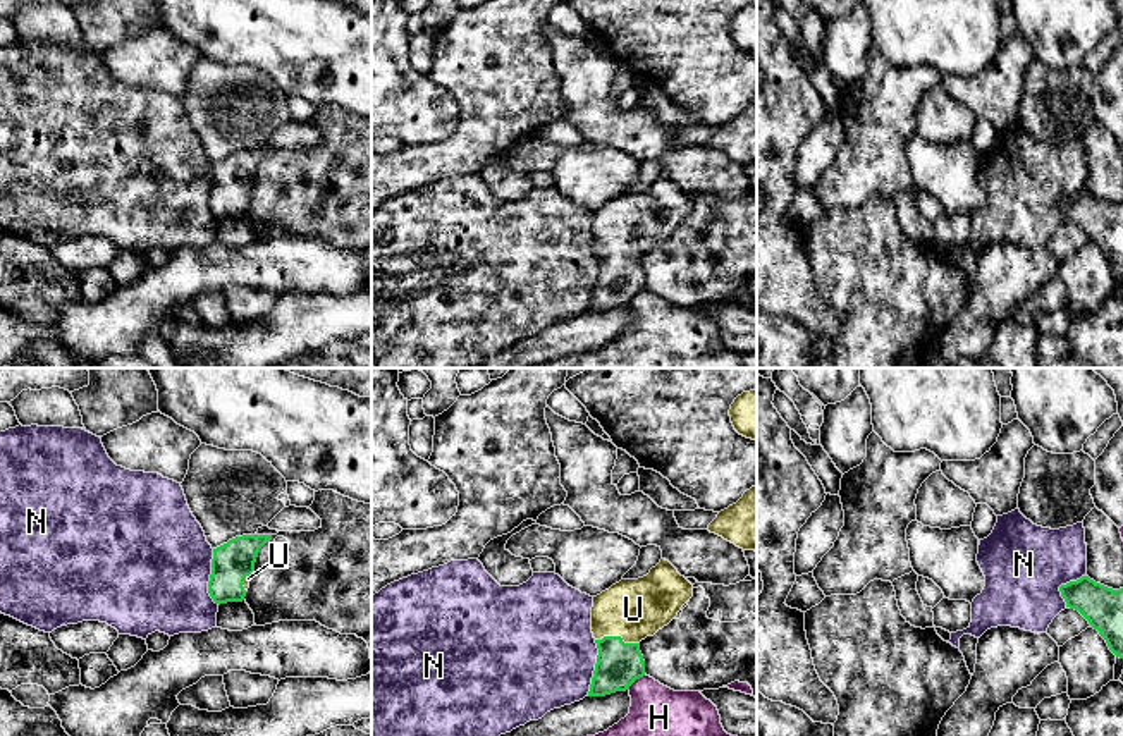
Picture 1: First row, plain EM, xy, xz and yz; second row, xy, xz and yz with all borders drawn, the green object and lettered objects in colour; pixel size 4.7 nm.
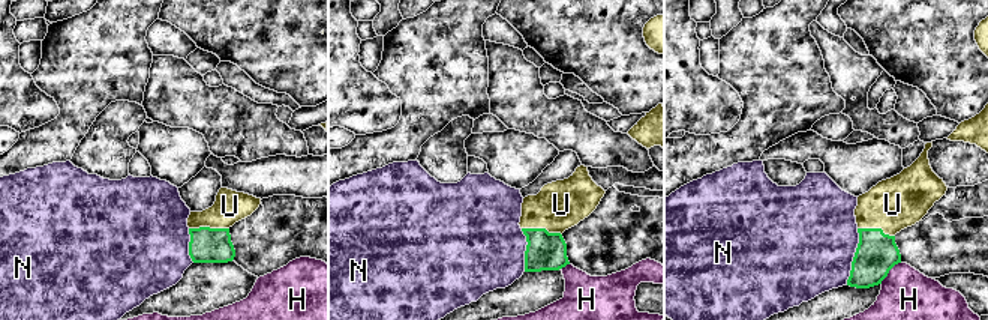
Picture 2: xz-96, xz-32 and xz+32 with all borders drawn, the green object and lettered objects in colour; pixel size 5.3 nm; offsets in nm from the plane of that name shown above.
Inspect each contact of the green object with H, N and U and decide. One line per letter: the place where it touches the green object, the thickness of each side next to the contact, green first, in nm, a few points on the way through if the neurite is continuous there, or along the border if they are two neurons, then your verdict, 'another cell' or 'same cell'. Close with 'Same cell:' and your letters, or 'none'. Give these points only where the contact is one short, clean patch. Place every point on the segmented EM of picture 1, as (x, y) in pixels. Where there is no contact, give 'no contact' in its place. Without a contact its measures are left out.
H: contact xz (637, 678); calibres 220 and 240 nm; another cell
N: contact xy (210, 578); calibres 190 and 480 nm; another cell
U: contact xz (618, 637); calibres 220 and 280 nm; way xz (619, 664), (618, 637), (618, 625), (633, 609); same cell
Same cell: U

